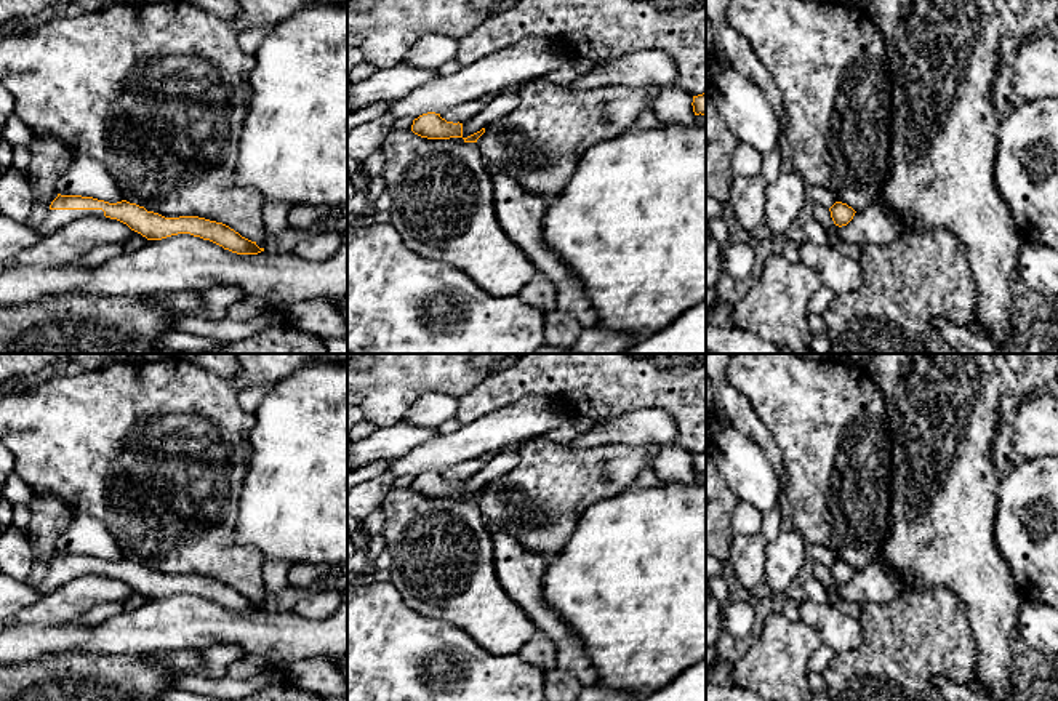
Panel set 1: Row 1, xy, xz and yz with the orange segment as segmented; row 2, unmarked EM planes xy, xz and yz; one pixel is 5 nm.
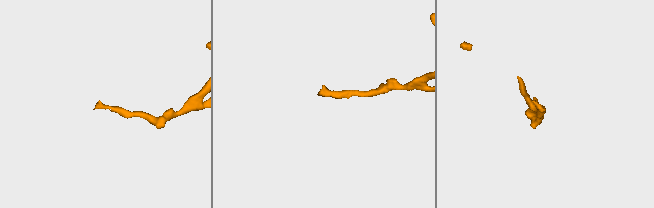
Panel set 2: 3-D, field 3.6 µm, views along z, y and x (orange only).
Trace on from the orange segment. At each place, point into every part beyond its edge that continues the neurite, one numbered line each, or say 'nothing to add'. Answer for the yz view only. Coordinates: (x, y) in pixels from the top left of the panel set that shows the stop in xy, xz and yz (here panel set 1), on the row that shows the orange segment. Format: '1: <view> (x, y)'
nothing to add

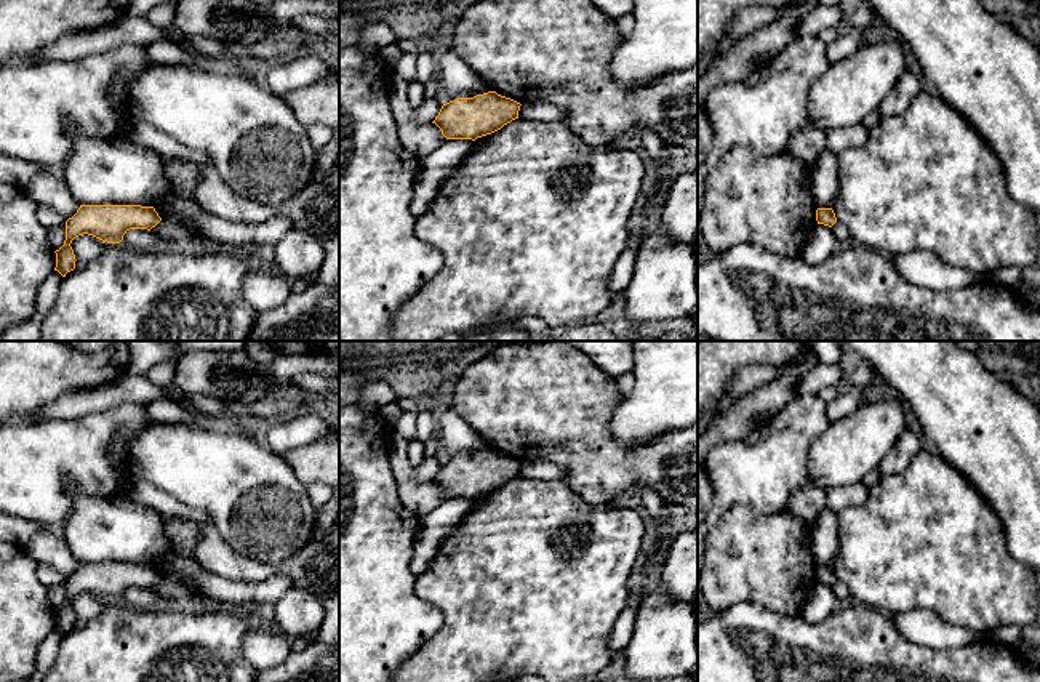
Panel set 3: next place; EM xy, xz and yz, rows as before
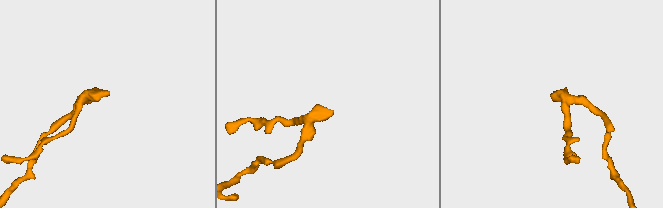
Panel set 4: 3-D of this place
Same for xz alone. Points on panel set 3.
nothing to add

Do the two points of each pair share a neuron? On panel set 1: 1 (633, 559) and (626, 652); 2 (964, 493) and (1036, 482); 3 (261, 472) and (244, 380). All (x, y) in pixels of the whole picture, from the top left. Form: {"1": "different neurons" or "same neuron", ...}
{"1": "same neuron", "2": "different neurons", "3": "different neurons"}

